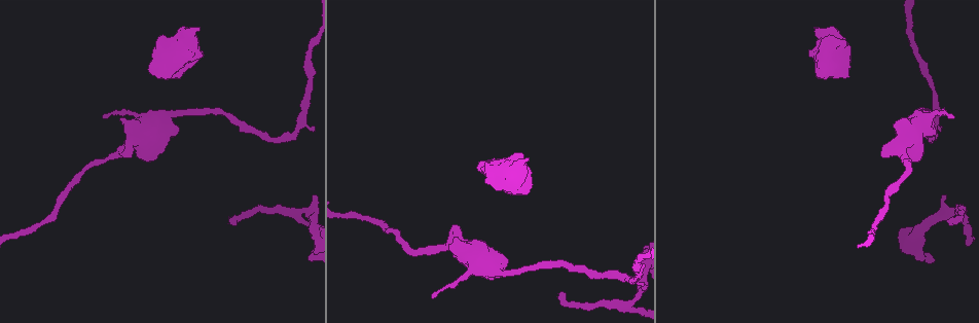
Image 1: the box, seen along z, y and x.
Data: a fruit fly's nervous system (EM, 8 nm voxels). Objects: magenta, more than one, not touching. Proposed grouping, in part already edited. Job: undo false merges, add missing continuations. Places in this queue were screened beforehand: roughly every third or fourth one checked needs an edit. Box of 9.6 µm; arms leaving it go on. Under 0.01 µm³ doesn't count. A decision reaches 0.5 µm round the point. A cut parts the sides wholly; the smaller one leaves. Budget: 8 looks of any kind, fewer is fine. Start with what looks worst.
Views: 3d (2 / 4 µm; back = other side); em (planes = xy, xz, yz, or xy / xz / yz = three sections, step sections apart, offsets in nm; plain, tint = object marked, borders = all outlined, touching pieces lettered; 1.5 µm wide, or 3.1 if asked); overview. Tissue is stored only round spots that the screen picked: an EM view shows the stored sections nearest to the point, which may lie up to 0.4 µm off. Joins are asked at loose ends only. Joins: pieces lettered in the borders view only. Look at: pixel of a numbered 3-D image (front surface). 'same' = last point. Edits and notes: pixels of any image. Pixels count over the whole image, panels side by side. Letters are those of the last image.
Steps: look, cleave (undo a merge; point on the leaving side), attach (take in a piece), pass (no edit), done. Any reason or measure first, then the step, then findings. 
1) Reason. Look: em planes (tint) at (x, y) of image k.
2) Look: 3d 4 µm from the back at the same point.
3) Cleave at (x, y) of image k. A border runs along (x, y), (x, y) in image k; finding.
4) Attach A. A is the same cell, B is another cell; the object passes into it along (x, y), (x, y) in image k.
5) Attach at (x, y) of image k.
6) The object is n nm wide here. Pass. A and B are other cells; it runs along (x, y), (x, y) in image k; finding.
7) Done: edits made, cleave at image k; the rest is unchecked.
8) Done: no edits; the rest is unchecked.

Free end. Look: em xz step 8 (tint) at (949, 224) of image 1.

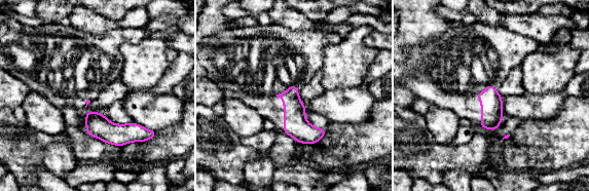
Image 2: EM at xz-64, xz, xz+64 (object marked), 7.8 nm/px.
Another direction. Look: em planes (borders) at the same point.

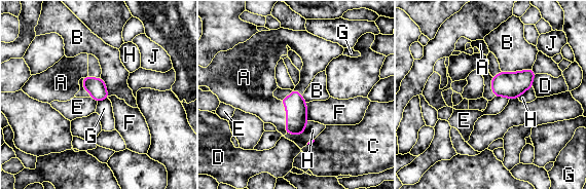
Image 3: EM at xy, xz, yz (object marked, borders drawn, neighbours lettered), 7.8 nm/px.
The longest contact is with A, 280 nm. Attach A. A is the same cell, B, C, D, E, F, G, H and J are other cells; the object passes into it along (296, 110), (286, 117), (259, 100) in image 3; the cell continues.

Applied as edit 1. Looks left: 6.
See it whole again. Look: overview.

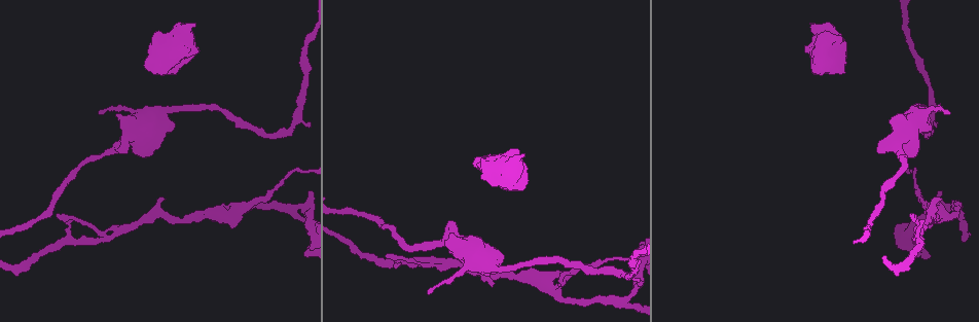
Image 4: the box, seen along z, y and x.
Free end. Look: em yz step 4 (borders) at (475, 165) of image 4.

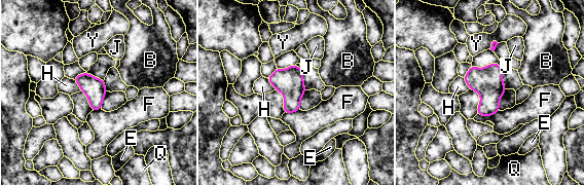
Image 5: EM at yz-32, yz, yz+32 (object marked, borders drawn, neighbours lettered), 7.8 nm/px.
Pass. B, E, F, H, J, Q and Y are other cells; a border runs along (72, 79), (81, 90) in image 5; no lettered piece goes on from it.

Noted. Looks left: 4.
Done: edits made, attach at image 3; the rest is unchecked.

